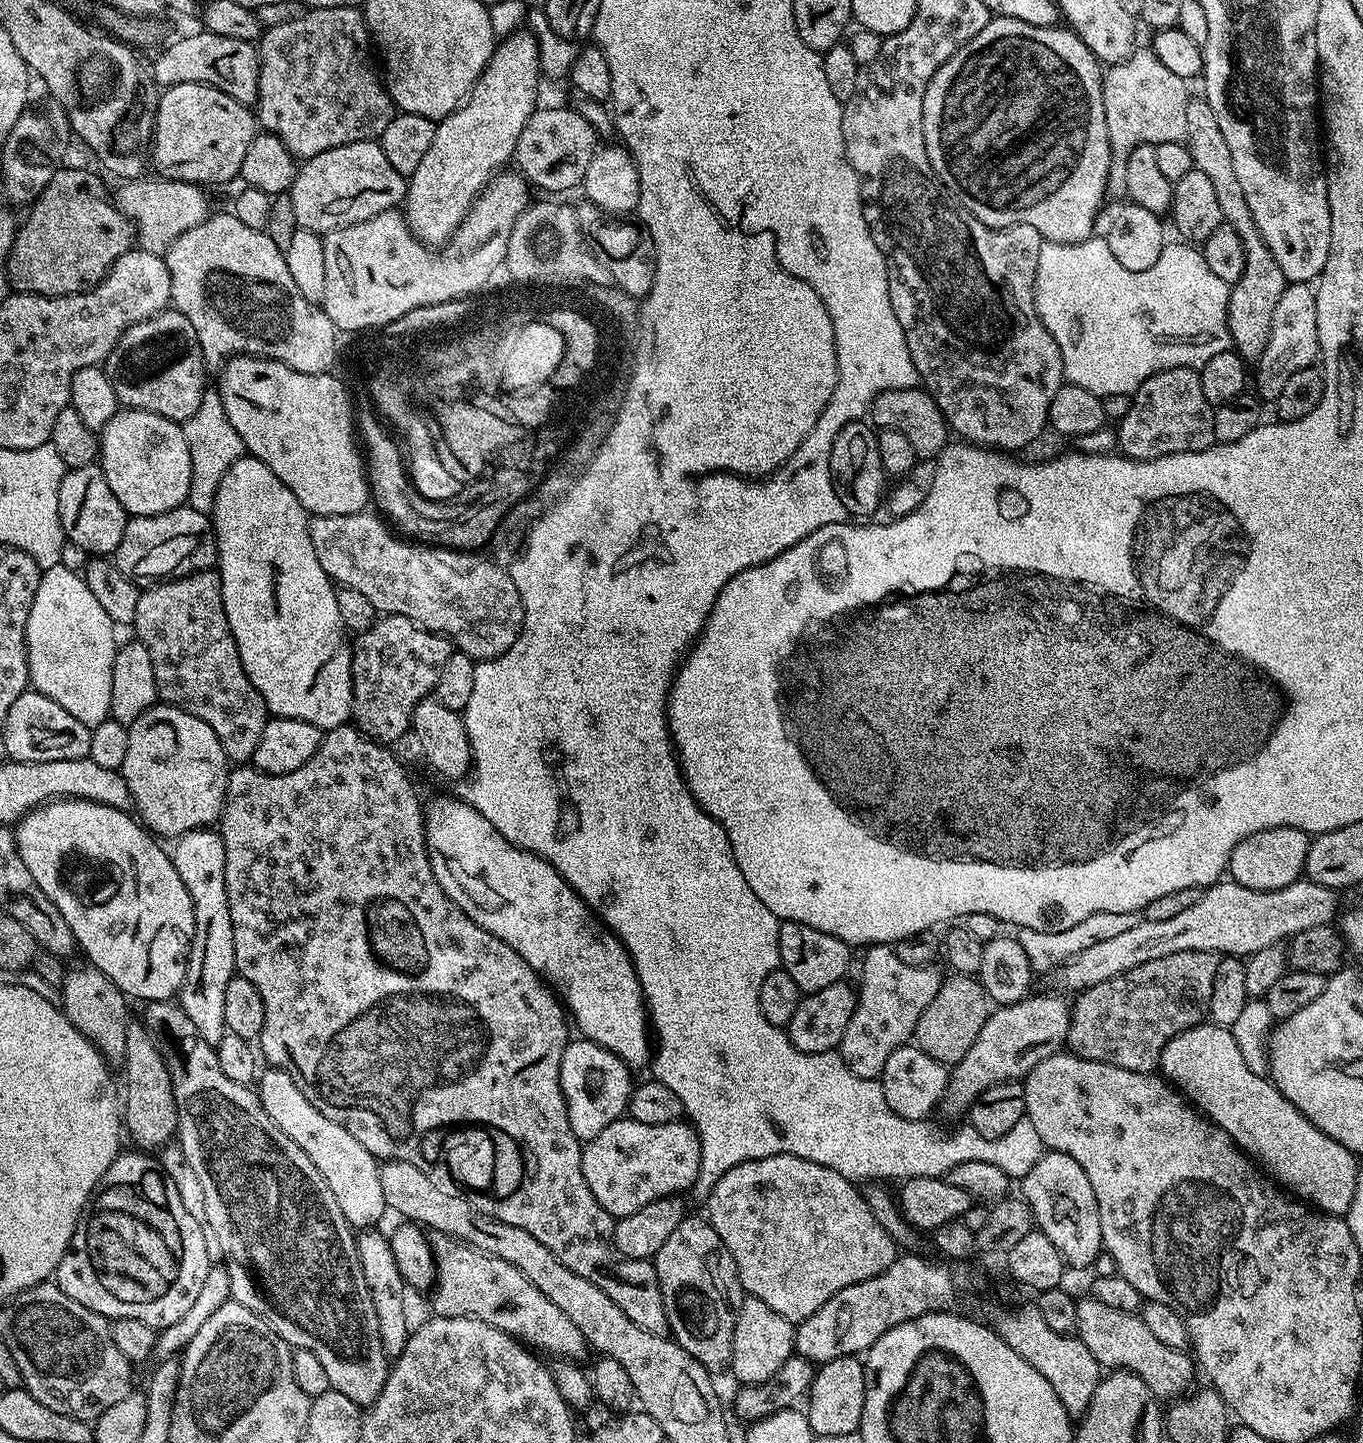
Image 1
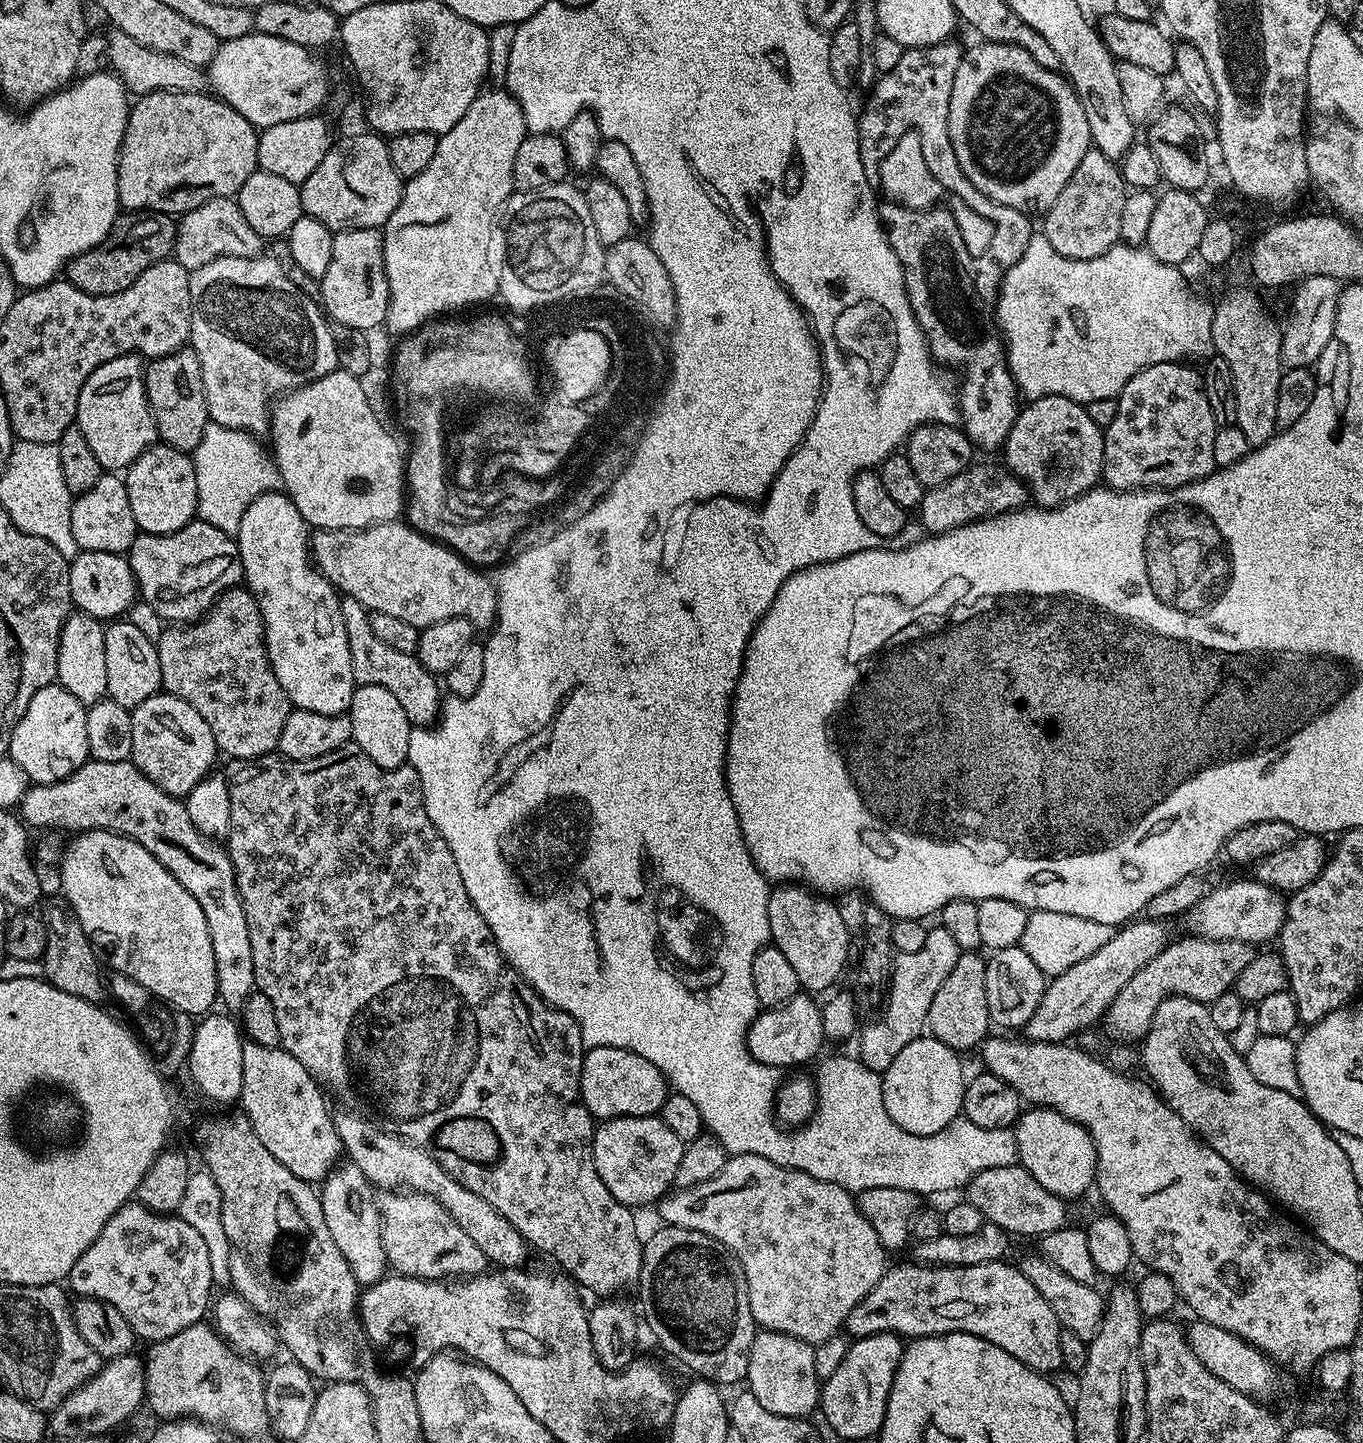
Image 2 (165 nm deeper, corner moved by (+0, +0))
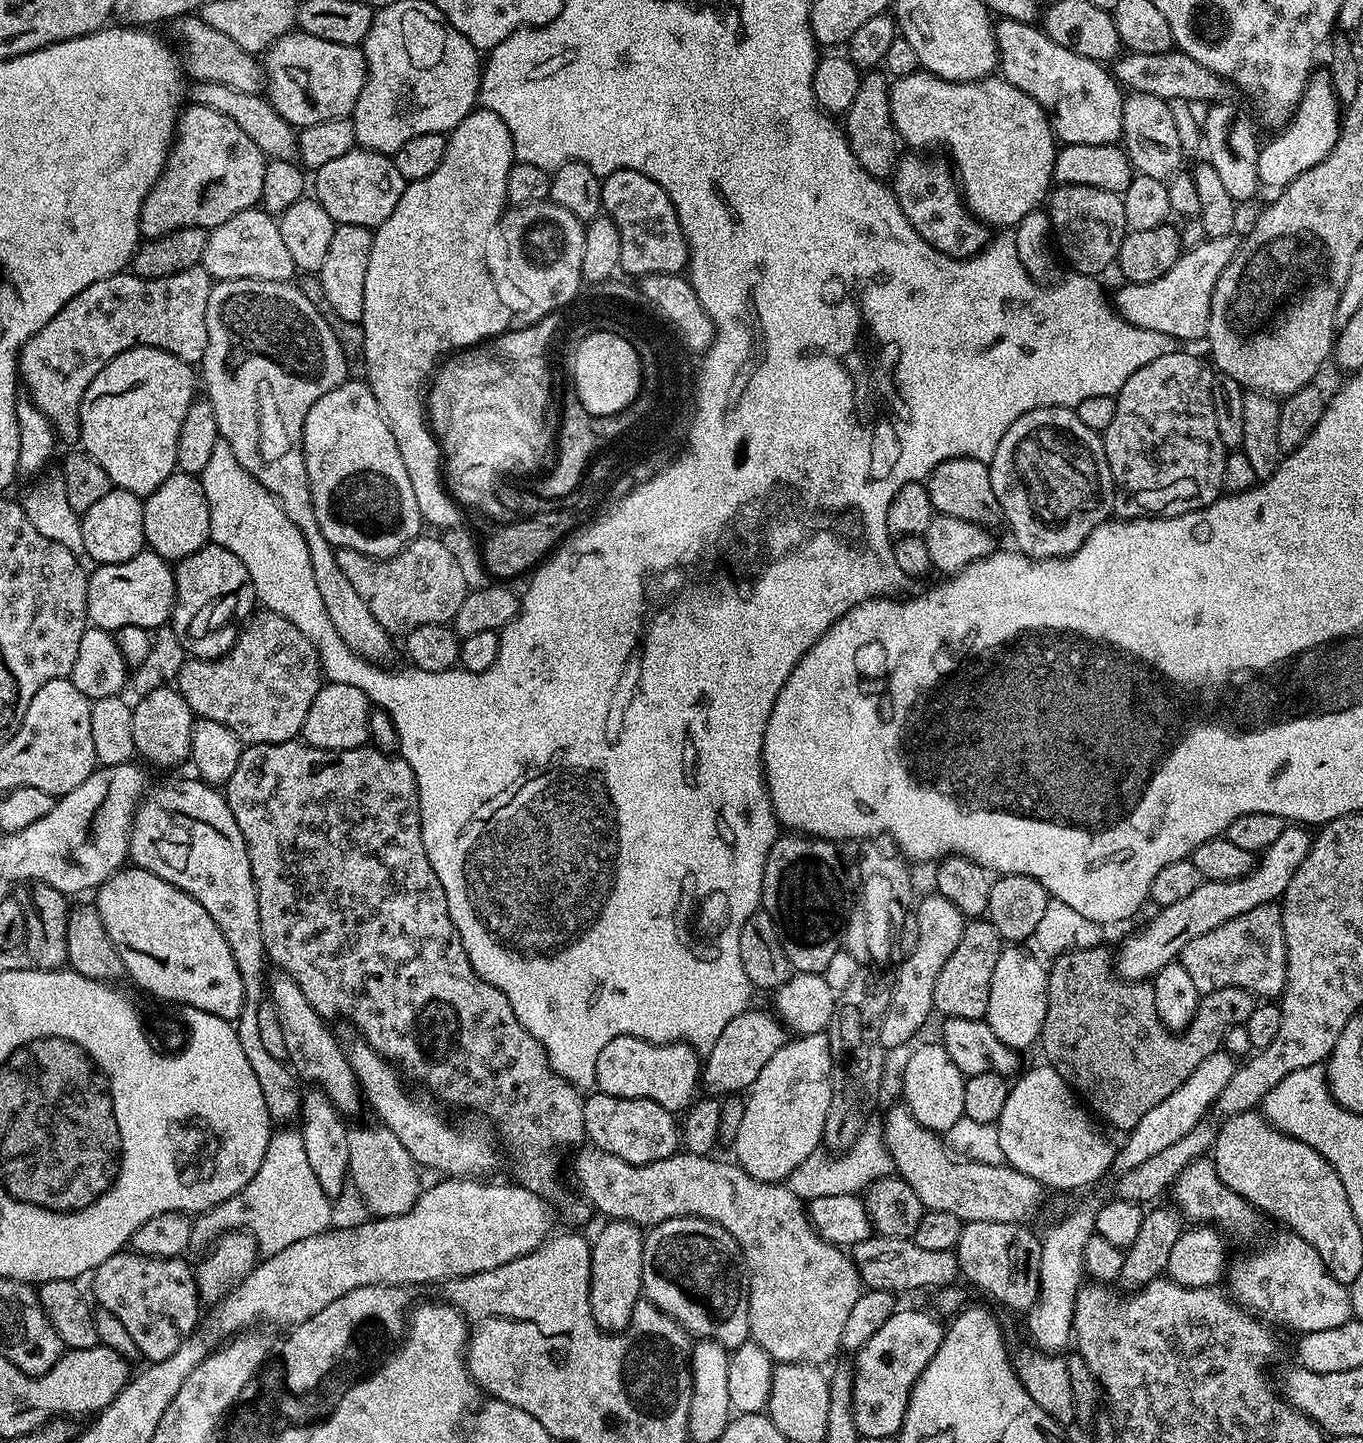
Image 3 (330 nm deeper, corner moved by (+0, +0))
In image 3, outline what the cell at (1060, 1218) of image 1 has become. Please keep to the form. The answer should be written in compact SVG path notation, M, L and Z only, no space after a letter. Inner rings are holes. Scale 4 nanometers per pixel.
M1041 1065L1028 1072L1023 1071L1016 1078L1018 1080L1016 1082L1014 1080L1009 1087L1006 1103L996 1123L1005 1163L1022 1174L1034 1178L1048 1190L1084 1188L1087 1184L1102 1179L1104 1175L1109 1175L1117 1149L1114 1144L1112 1148L1111 1142L1096 1129L1097 1121L1062 1076L1051 1065Z

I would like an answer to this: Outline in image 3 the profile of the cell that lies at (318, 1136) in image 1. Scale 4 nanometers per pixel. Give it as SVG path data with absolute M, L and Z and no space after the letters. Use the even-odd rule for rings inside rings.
M199 778L192 780L168 780L157 788L149 787L136 806L136 815L132 818L132 833L128 839L128 854L131 863L138 868L145 868L150 874L170 882L180 888L188 896L193 896L210 918L222 930L222 938L230 946L234 954L234 962L238 962L238 974L242 974L244 987L244 1005L240 1016L234 1021L238 1034L238 1042L242 1042L242 1050L250 1062L254 1075L258 1077L258 1086L262 1086L262 1098L266 1098L266 1110L270 1110L273 1121L292 1122L300 1116L302 1105L302 1088L294 1075L293 1069L285 1061L270 1058L262 1046L258 1031L258 1006L266 1000L266 957L262 942L262 926L258 918L258 898L256 883L250 870L248 847L242 838L242 830L238 830L238 822L230 810L228 800L219 787L205 784Z

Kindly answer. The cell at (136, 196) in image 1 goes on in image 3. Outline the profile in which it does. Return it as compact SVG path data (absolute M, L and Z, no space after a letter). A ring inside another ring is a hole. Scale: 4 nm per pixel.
M260 206L242 210L209 231L202 266L213 281L254 278L266 282L288 282L298 272L294 258L290 258L290 249L282 238L277 217Z

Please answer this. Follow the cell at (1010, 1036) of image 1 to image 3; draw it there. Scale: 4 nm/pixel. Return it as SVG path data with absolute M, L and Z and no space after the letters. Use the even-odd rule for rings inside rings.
M1286 826L1278 838L1257 859L1255 868L1237 880L1206 880L1192 891L1182 902L1174 902L1174 906L1166 906L1157 911L1157 916L1145 926L1141 932L1128 936L1114 952L1114 972L1121 980L1148 980L1155 976L1162 966L1173 963L1186 946L1186 942L1198 938L1198 934L1206 934L1209 930L1218 930L1222 922L1230 922L1230 918L1238 918L1238 914L1246 914L1246 910L1254 910L1254 906L1271 904L1279 901L1284 895L1286 886L1290 886L1290 878L1294 878L1294 870L1302 866L1306 854L1310 850L1313 837L1308 836L1309 829L1304 826Z

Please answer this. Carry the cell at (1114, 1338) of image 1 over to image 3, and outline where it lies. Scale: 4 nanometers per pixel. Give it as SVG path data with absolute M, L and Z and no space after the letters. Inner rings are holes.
M967 1222L958 1238L954 1249L960 1275L966 1281L977 1284L984 1292L989 1292L1000 1304L1008 1308L1034 1308L1039 1298L1039 1262L1042 1258L1041 1237L1031 1232L1031 1227L1023 1224L1007 1224L1006 1222Z

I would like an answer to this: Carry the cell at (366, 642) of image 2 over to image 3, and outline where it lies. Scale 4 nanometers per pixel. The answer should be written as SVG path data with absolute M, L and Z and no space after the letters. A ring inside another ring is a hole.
M254 278L218 280L213 283L210 298L206 304L206 338L208 339L208 345L202 361L202 388L203 391L204 388L208 391L206 399L214 410L214 418L218 422L220 438L228 443L230 450L234 450L234 458L238 458L238 462L242 462L244 469L258 483L266 486L266 490L280 503L282 510L286 510L286 518L290 518L290 522L294 522L294 526L298 526L298 530L302 530L302 538L306 538L306 550L310 550L310 566L314 570L314 583L318 585L318 595L322 597L322 606L326 606L326 614L330 614L330 622L334 622L334 630L338 630L338 634L346 642L346 646L350 646L350 650L354 650L354 654L358 654L364 660L384 662L384 659L392 652L393 637L378 622L378 618L374 618L374 614L370 614L370 606L366 606L366 602L362 602L358 590L354 590L353 584L346 579L346 574L342 574L341 568L338 567L336 549L332 547L332 543L328 541L326 534L322 534L322 526L318 526L318 518L314 514L314 498L310 490L310 478L306 474L306 458L304 457L306 414L310 414L310 406L314 406L314 402L318 402L318 398L322 398L322 394L334 390L349 379L348 363L344 361L342 350L338 350L338 342L334 339L330 326L326 326L326 318L322 318L322 314L318 314L314 302L310 302L310 298L306 298L306 294L302 294L295 283L266 282Z

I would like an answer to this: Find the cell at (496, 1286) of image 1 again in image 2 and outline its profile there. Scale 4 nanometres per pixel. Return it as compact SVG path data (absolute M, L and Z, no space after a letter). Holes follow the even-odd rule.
M392 1190L381 1195L378 1203L382 1246L393 1273L423 1280L447 1280L478 1276L489 1267L482 1250L478 1250L478 1245L466 1235L462 1226L458 1226L447 1210L426 1193Z

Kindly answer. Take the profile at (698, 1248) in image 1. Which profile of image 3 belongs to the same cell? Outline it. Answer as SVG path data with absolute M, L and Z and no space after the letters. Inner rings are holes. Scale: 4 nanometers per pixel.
M697 1216L670 1218L647 1229L642 1250L643 1295L683 1327L689 1337L713 1340L733 1350L749 1339L748 1277L738 1242L720 1224L699 1220Z

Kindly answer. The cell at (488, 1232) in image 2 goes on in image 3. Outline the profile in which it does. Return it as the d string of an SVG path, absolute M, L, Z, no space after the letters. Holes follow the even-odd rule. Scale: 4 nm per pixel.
M279 970L273 971L273 973L273 976L271 973L267 977L266 992L274 1010L278 1010L278 1022L282 1022L282 1035L286 1041L286 1054L288 1055L287 1063L295 1069L301 1081L309 1080L312 1083L309 1085L326 1093L330 1102L334 1102L334 1106L340 1111L341 1116L351 1118L359 1110L360 1100L362 1104L362 1093L360 1083L356 1081L354 1070L350 1068L350 1062L346 1058L341 1041L336 1041L335 1034L324 1025L327 1024L325 1017L320 1016L318 1010L314 1010L314 1006L310 1006L310 1002L306 1002L306 994L302 994L298 982L294 982L294 978L290 978Z

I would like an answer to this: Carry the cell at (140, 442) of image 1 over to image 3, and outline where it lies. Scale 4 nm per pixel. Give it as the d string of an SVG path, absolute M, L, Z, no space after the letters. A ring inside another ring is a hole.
M174 471L144 500L144 539L147 547L169 562L185 560L210 540L210 510L199 479Z

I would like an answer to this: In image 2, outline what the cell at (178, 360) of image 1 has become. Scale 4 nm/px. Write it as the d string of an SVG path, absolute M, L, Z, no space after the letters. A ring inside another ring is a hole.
M185 346L176 352L155 357L145 367L144 385L148 405L156 423L157 437L170 447L191 454L198 442L202 442L202 434L210 422L206 394L202 386L202 370L196 353L191 347Z

